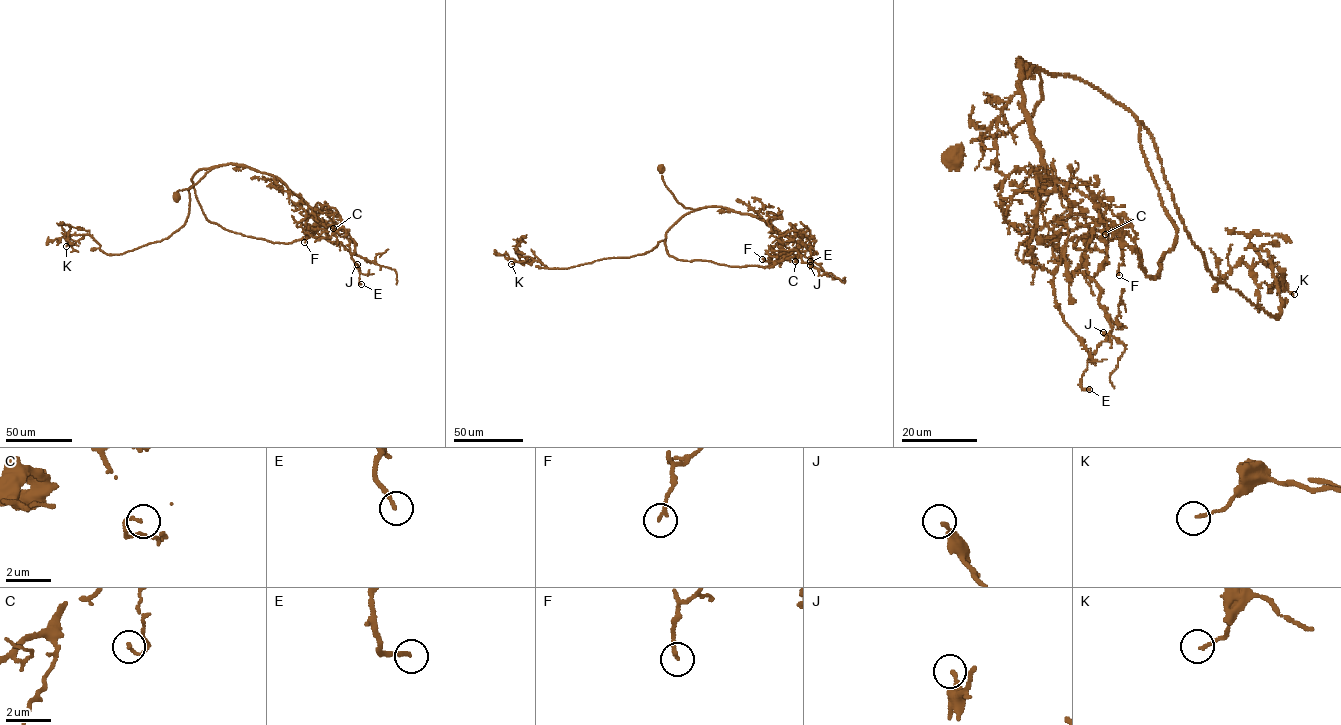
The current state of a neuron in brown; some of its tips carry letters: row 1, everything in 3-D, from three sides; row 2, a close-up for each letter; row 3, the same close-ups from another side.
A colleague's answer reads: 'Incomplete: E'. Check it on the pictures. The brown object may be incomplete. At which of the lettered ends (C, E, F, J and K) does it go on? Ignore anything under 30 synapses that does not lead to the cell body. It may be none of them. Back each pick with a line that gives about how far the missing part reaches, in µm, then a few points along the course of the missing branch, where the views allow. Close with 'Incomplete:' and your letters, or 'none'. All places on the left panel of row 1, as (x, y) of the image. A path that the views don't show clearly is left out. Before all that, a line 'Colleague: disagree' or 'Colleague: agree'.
Colleague: agree
E: about 30 µm are missing; missing branch runs (361, 284), (372, 291), (370, 299), (374, 305)
Incomplete: E

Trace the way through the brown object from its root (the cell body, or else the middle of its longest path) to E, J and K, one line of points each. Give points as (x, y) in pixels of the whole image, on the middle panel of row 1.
E: (661, 169), (664, 185), (685, 208), (722, 207), (763, 219), (781, 234), (785, 257), (811, 246), (810, 261)
J: (661, 169), (664, 185), (685, 208), (722, 207), (763, 219), (781, 234), (785, 257), (812, 246), (810, 265)
K: (661, 169), (676, 201), (697, 209), (685, 214), (651, 250), (563, 268), (545, 268), (537, 260), (511, 264)

